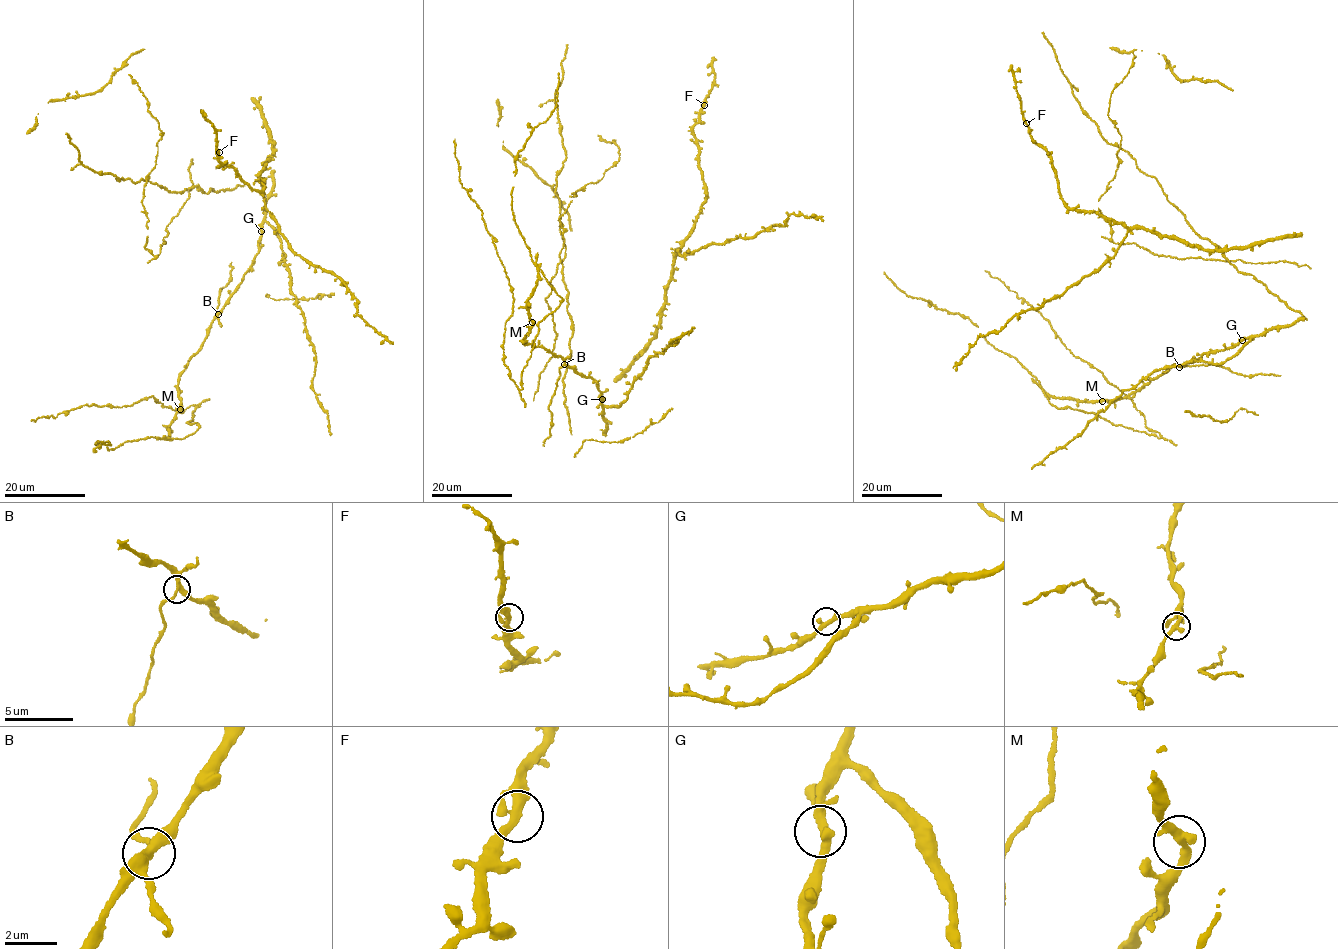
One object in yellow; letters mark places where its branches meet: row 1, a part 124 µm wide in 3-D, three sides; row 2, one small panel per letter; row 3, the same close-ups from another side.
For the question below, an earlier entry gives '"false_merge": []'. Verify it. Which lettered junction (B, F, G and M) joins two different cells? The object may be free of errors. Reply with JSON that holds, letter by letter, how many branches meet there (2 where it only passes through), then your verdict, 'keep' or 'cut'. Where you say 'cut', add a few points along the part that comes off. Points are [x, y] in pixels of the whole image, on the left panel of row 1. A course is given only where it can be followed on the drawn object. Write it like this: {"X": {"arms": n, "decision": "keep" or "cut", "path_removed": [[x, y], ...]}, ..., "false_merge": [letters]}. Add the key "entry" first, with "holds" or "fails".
{"entry": "holds", "B": {"arms": 3, "decision": "keep"}, "F": {"arms": 3, "decision": "keep"}, "G": {"arms": 3, "decision": "keep"}, "M": {"arms": 3, "decision": "keep"}, "false_merge": []}

